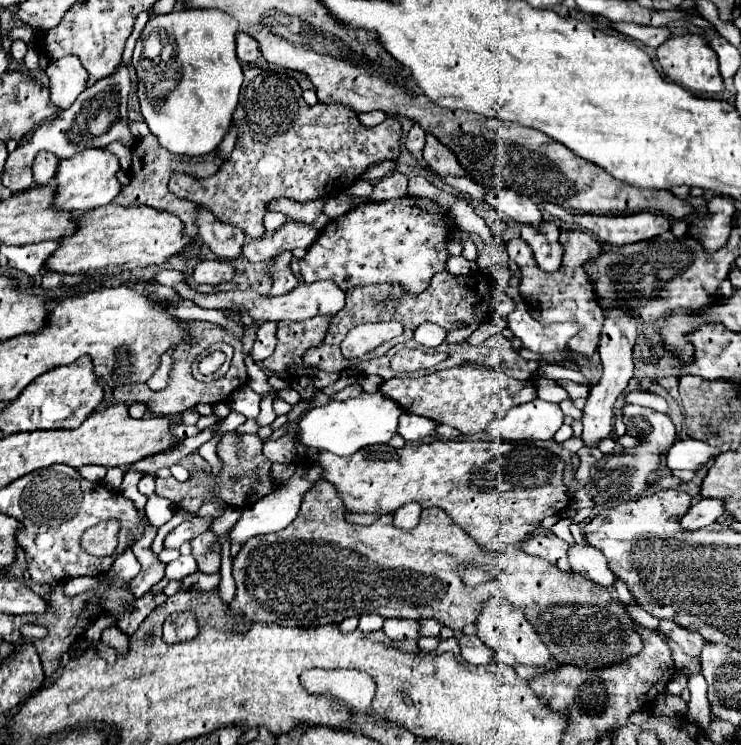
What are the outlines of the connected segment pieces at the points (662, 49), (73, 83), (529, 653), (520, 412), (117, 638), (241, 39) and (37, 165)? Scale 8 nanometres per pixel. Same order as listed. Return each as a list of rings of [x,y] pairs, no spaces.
[[[681,36],[681,38],[669,38],[667,42],[663,42],[657,48],[657,60],[661,64],[663,74],[683,86],[685,90],[693,92],[693,94],[721,94],[725,90],[723,78],[719,78],[719,66],[717,66],[717,58],[713,54],[713,50],[709,48],[709,44],[701,38],[701,36]]]
[[[65,56],[57,62],[51,62],[45,72],[51,82],[51,102],[61,110],[69,108],[87,88],[89,74],[83,70],[83,64],[75,56]]]
[[[497,596],[483,604],[483,612],[479,614],[479,620],[477,620],[477,636],[481,638],[481,642],[491,646],[493,652],[505,650],[505,652],[513,654],[515,660],[521,664],[547,666],[551,662],[551,654],[549,654],[547,646],[543,644],[539,632],[531,626],[531,622],[527,622],[525,614],[521,610],[517,610],[515,606],[511,606],[505,598]]]
[[[535,400],[523,406],[511,408],[503,418],[489,422],[487,432],[497,440],[507,442],[531,442],[531,440],[551,440],[553,434],[563,424],[563,412],[559,404]]]
[[[105,628],[101,634],[101,640],[113,648],[119,648],[119,650],[127,648],[127,636],[119,628]]]
[[[239,32],[237,34],[237,58],[243,62],[243,64],[255,64],[257,58],[261,54],[257,54],[257,42],[249,36],[249,34],[243,34]]]
[[[39,152],[35,156],[35,162],[33,162],[33,178],[35,178],[35,184],[45,186],[55,176],[57,164],[59,164],[59,158],[55,154],[51,154],[51,152]]]

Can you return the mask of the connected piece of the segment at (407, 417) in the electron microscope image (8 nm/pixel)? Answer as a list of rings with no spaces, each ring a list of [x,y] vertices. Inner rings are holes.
[[[403,412],[399,416],[399,434],[411,442],[411,444],[421,444],[425,440],[435,438],[437,434],[437,422],[425,416],[411,414],[411,412]]]

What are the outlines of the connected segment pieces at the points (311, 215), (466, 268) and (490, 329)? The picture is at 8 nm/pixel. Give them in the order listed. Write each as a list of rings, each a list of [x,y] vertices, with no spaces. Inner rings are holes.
[[[275,200],[271,202],[269,210],[277,210],[277,212],[285,212],[287,216],[291,216],[291,220],[295,222],[309,222],[315,224],[317,216],[325,216],[323,214],[323,200],[311,200],[311,202],[295,202],[295,200]]]
[[[449,256],[447,258],[447,270],[451,274],[469,274],[469,272],[477,270],[477,264],[465,260],[463,256]]]
[[[493,316],[489,322],[485,322],[485,324],[481,324],[465,342],[469,344],[469,346],[479,346],[481,342],[485,342],[489,336],[493,336],[493,334],[497,334],[497,332],[501,332],[501,330],[505,330],[507,328],[507,320],[505,318],[501,318],[501,316]]]

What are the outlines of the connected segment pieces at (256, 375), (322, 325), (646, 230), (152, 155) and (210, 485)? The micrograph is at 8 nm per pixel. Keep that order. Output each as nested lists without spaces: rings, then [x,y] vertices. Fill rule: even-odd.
[[[250,354],[244,360],[247,369],[247,385],[260,395],[270,393],[273,394],[273,399],[278,398],[278,393],[274,388],[271,388],[267,382],[267,375],[253,361]]]
[[[311,318],[307,322],[279,322],[277,324],[277,348],[263,362],[271,372],[283,372],[289,364],[303,366],[303,352],[311,346],[319,346],[329,330],[331,318]]]
[[[637,212],[637,214],[573,214],[571,222],[581,224],[599,242],[611,246],[625,246],[641,240],[651,240],[671,228],[663,214]]]
[[[147,134],[143,140],[135,142],[131,148],[131,168],[129,168],[129,184],[121,188],[121,192],[115,196],[115,204],[117,206],[151,206],[155,210],[161,212],[169,212],[175,214],[181,222],[183,222],[183,234],[189,238],[187,248],[179,254],[183,260],[191,260],[199,256],[201,250],[201,240],[199,240],[199,226],[197,226],[197,212],[201,210],[201,204],[185,200],[185,198],[177,198],[175,194],[169,192],[167,184],[171,180],[171,176],[175,172],[185,172],[191,174],[193,178],[209,178],[211,174],[215,174],[221,166],[221,158],[217,156],[217,152],[213,152],[211,156],[197,156],[197,158],[189,158],[189,156],[175,156],[167,150],[163,150],[157,142],[157,138],[153,134]]]
[[[227,432],[217,444],[217,456],[223,462],[223,468],[219,474],[205,472],[203,468],[195,468],[187,482],[179,482],[173,476],[157,478],[155,493],[192,513],[197,512],[204,503],[211,500],[221,500],[233,508],[247,508],[257,498],[271,494],[271,490],[275,490],[275,480],[271,476],[271,462],[261,454],[261,448],[263,448],[263,440],[259,436],[253,436],[253,434],[239,436],[235,432]],[[227,444],[229,444],[229,450],[227,450]]]

